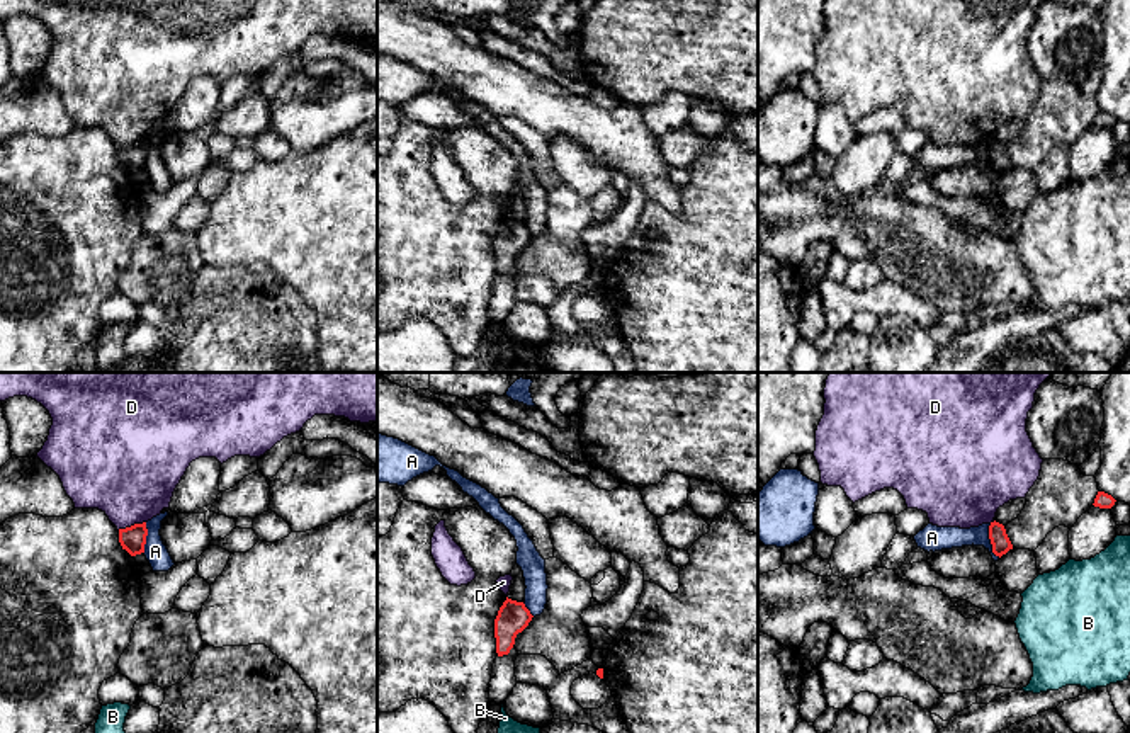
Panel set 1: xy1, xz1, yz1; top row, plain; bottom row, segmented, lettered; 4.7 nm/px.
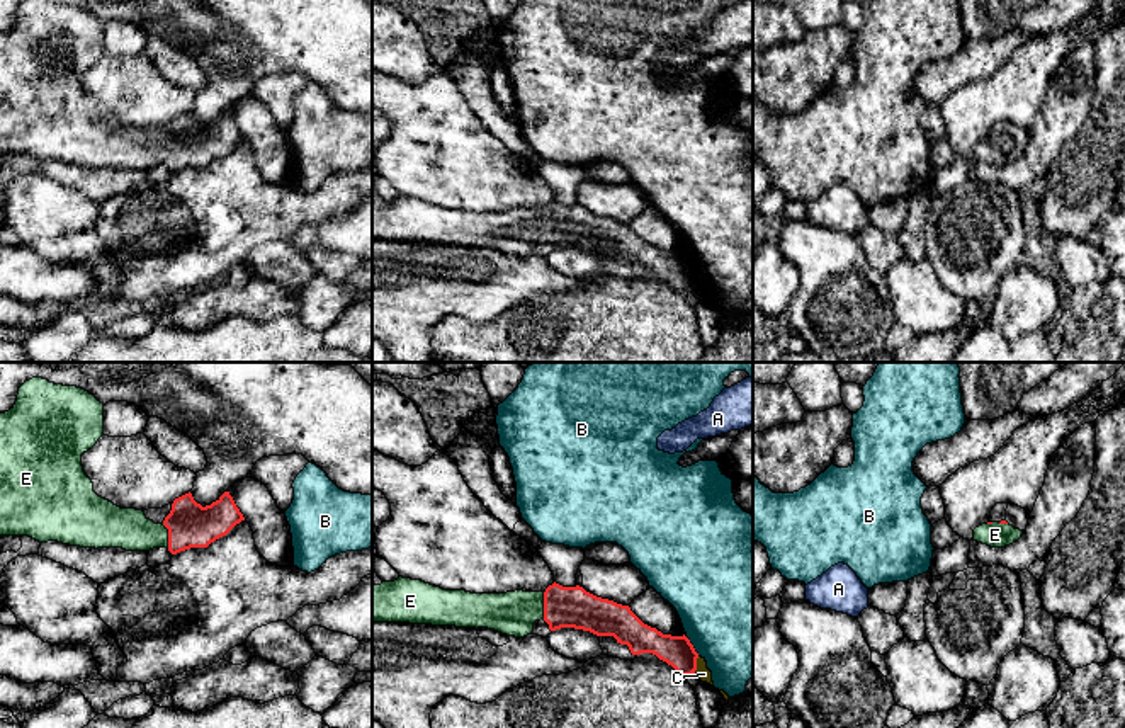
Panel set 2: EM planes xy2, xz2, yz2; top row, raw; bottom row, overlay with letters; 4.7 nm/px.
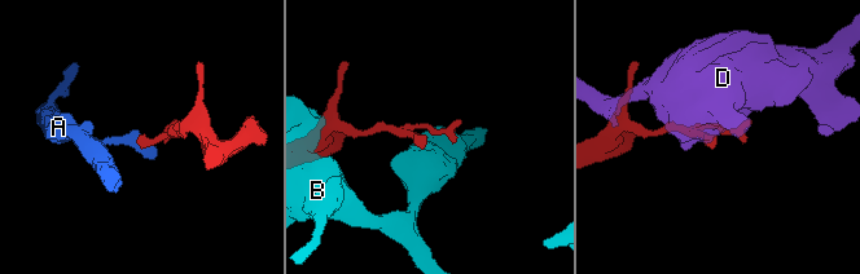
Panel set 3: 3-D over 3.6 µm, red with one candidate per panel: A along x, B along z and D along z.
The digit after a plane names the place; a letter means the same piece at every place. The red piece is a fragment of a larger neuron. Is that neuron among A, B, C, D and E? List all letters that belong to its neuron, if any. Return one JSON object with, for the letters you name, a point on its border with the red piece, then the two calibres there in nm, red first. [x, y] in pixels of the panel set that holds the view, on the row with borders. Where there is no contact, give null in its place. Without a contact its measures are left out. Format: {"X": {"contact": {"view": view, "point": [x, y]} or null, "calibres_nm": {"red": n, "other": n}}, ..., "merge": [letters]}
{"E": {"contact": {"view": "xz2", "point": [544, 606]}, "calibres_nm": {"red": 190, "other": 200}}, "merge": ["E"]}

